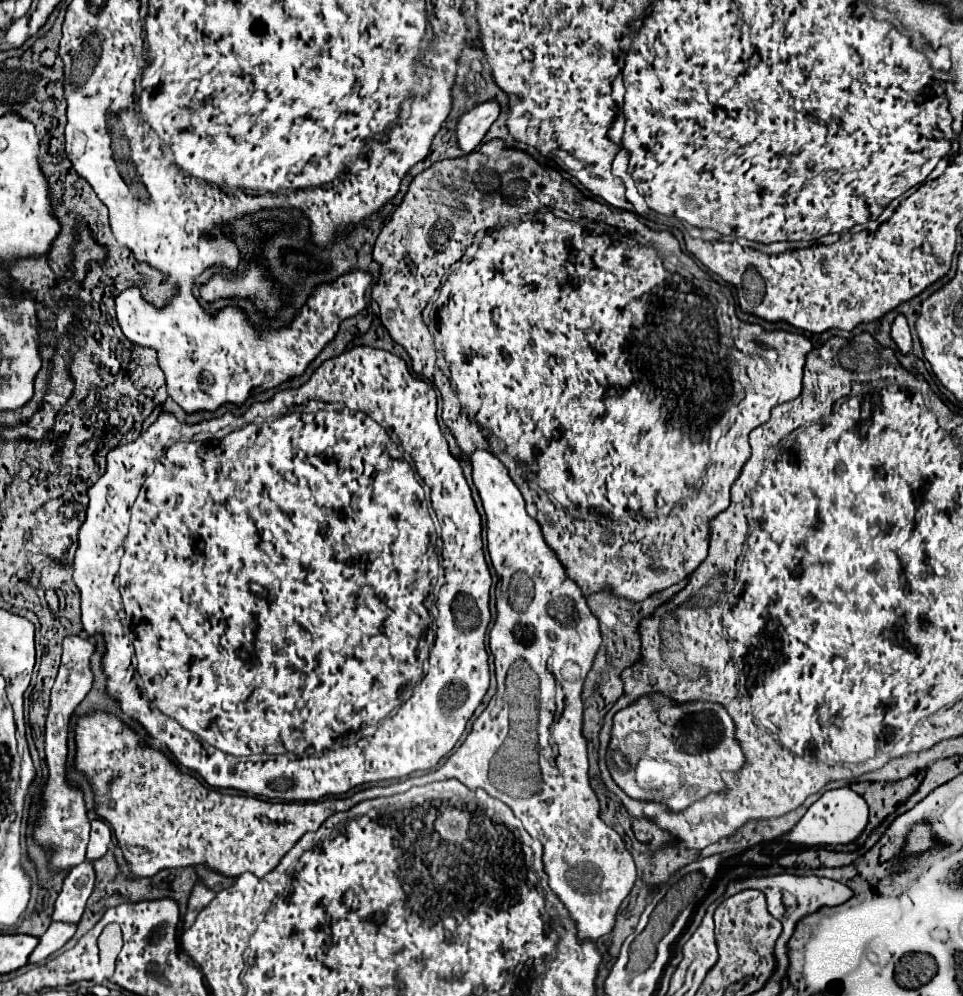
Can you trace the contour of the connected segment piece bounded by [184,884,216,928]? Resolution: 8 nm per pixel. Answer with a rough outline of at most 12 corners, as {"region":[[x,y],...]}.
{"region":[[196,884],[184,914],[184,928],[196,920],[216,892]]}

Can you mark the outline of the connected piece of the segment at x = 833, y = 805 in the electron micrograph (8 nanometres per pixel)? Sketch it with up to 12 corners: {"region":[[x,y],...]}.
{"region":[[850,788],[824,792],[782,842],[848,844],[868,822]]}

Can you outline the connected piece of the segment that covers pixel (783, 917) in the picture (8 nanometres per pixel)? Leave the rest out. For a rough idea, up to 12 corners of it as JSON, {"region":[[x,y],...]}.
{"region":[[752,876],[728,884],[723,898],[745,889],[764,892],[784,930],[776,960],[800,918],[852,896],[818,876]]}

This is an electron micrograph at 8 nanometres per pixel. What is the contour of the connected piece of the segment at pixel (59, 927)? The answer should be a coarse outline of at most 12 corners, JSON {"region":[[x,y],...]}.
{"region":[[52,922],[30,962],[40,962],[74,936],[78,924]]}

